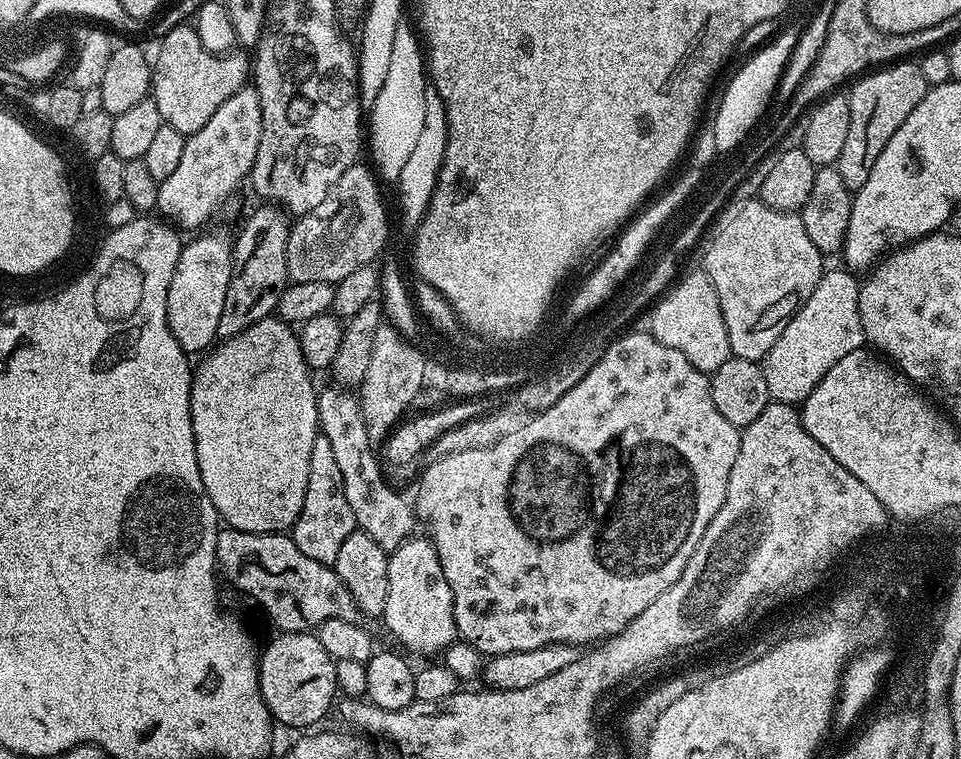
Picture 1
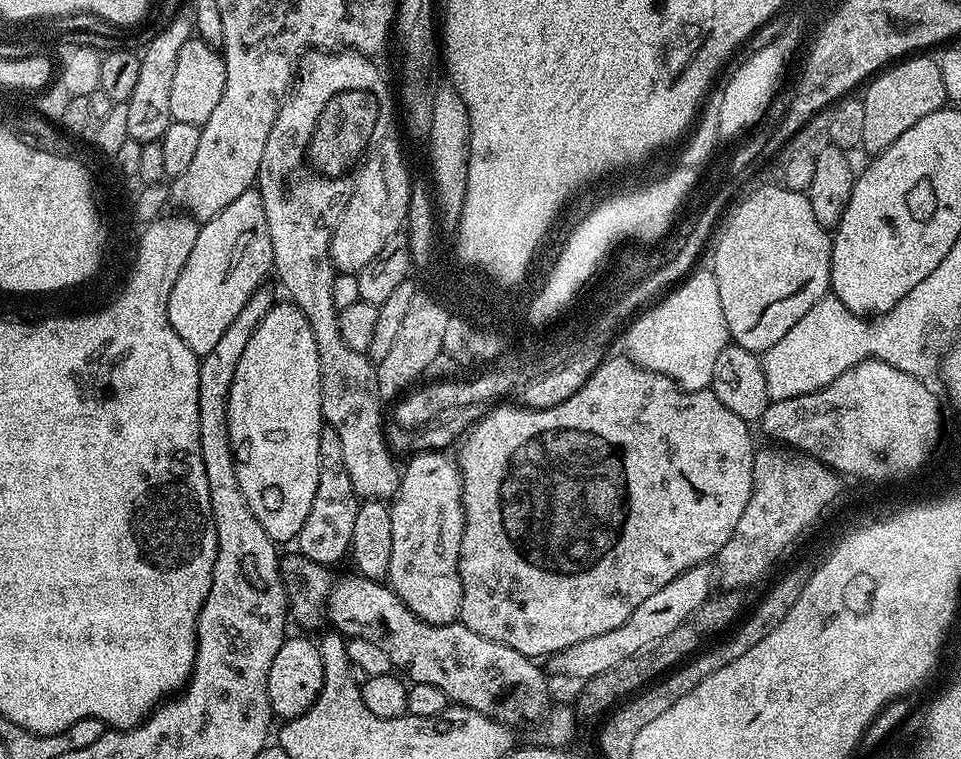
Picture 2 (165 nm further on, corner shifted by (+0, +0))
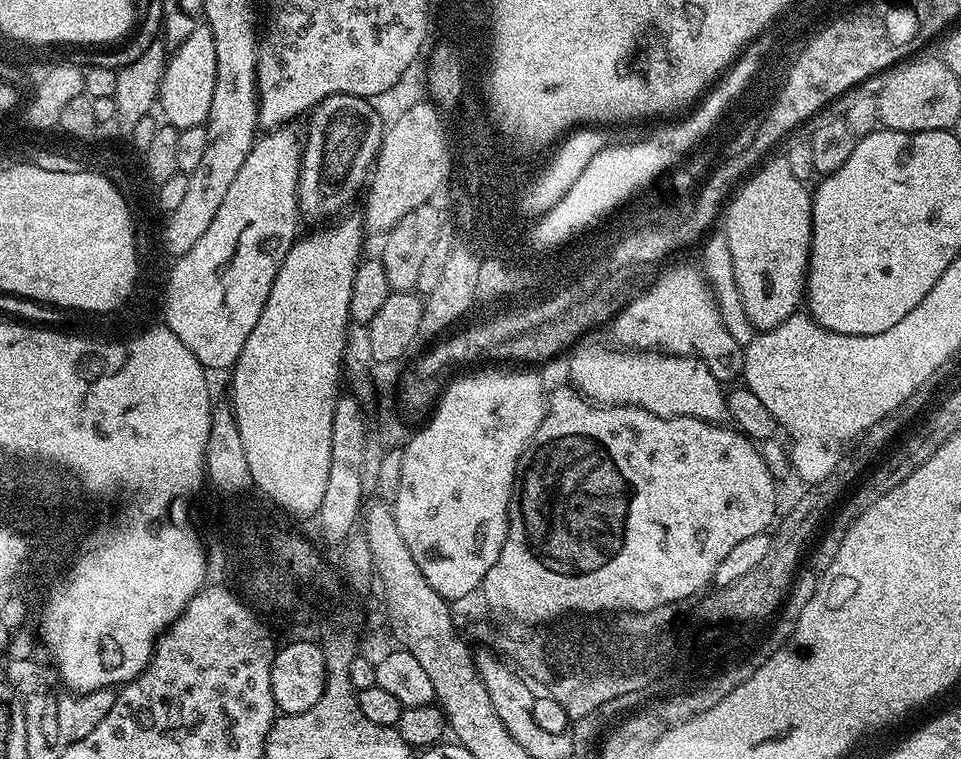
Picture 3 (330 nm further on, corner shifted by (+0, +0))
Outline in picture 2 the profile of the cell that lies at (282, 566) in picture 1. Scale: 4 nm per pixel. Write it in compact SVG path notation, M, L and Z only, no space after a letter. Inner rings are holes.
M299 554L285 555L282 560L284 587L288 589L290 616L304 628L320 628L323 624L333 624L335 631L345 638L356 637L374 642L390 658L393 669L412 684L438 686L453 705L470 710L478 710L480 715L488 716L502 724L517 726L523 720L539 721L549 711L548 683L545 669L540 668L535 659L518 654L505 644L482 638L474 634L465 624L428 624L418 618L398 598L387 583L371 580L359 574L335 576L333 569L326 564L319 564Z

